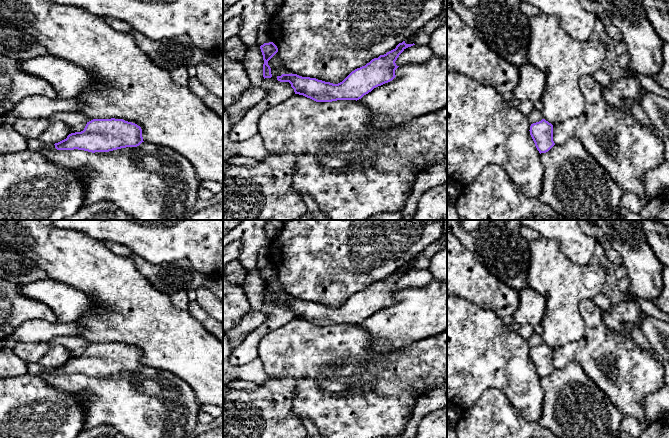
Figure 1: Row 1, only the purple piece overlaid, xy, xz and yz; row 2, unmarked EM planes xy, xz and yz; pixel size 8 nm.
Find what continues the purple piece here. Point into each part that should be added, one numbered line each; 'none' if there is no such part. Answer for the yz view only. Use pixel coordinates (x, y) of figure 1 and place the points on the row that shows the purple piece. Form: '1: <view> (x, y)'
1: yz (626, 149)

